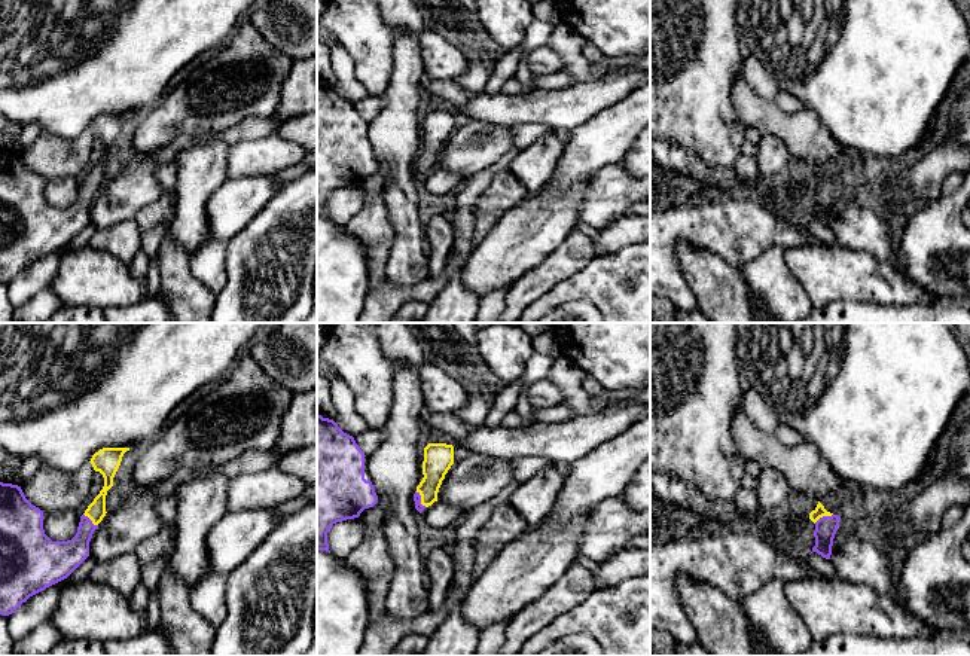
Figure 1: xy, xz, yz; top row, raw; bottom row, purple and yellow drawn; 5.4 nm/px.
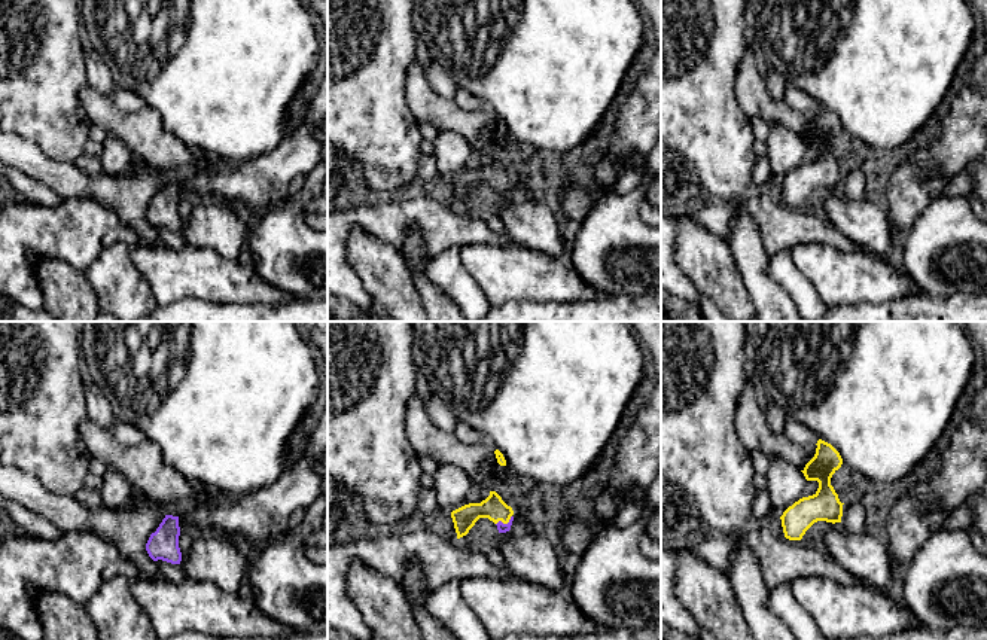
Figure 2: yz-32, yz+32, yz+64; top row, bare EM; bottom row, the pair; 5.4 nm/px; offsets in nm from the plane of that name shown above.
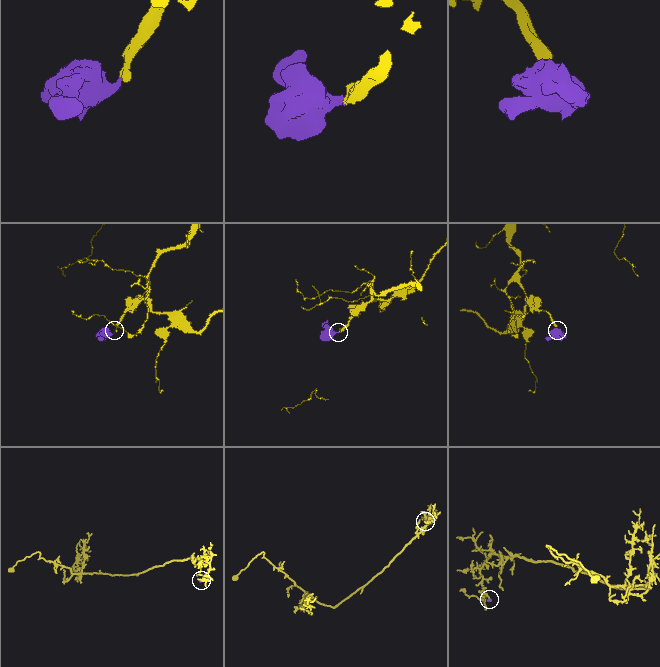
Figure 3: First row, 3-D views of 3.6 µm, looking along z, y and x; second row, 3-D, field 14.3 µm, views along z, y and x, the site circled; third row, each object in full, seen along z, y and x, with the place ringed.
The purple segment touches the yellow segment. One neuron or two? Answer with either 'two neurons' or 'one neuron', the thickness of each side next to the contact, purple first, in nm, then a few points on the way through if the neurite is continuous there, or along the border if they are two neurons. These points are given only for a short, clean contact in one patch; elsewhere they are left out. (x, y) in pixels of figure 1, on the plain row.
one neuron; 50 nm thick on the purple side, 160 nm on the other; runs through xz (417, 164), (420, 167), (433, 145), (438, 125)

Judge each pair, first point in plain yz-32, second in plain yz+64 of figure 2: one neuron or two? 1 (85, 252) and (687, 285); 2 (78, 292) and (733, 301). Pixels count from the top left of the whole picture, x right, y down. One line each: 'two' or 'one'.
1: one
2: one

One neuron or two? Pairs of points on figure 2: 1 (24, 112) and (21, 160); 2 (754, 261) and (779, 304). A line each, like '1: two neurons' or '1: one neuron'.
1: two neurons
2: one neuron

